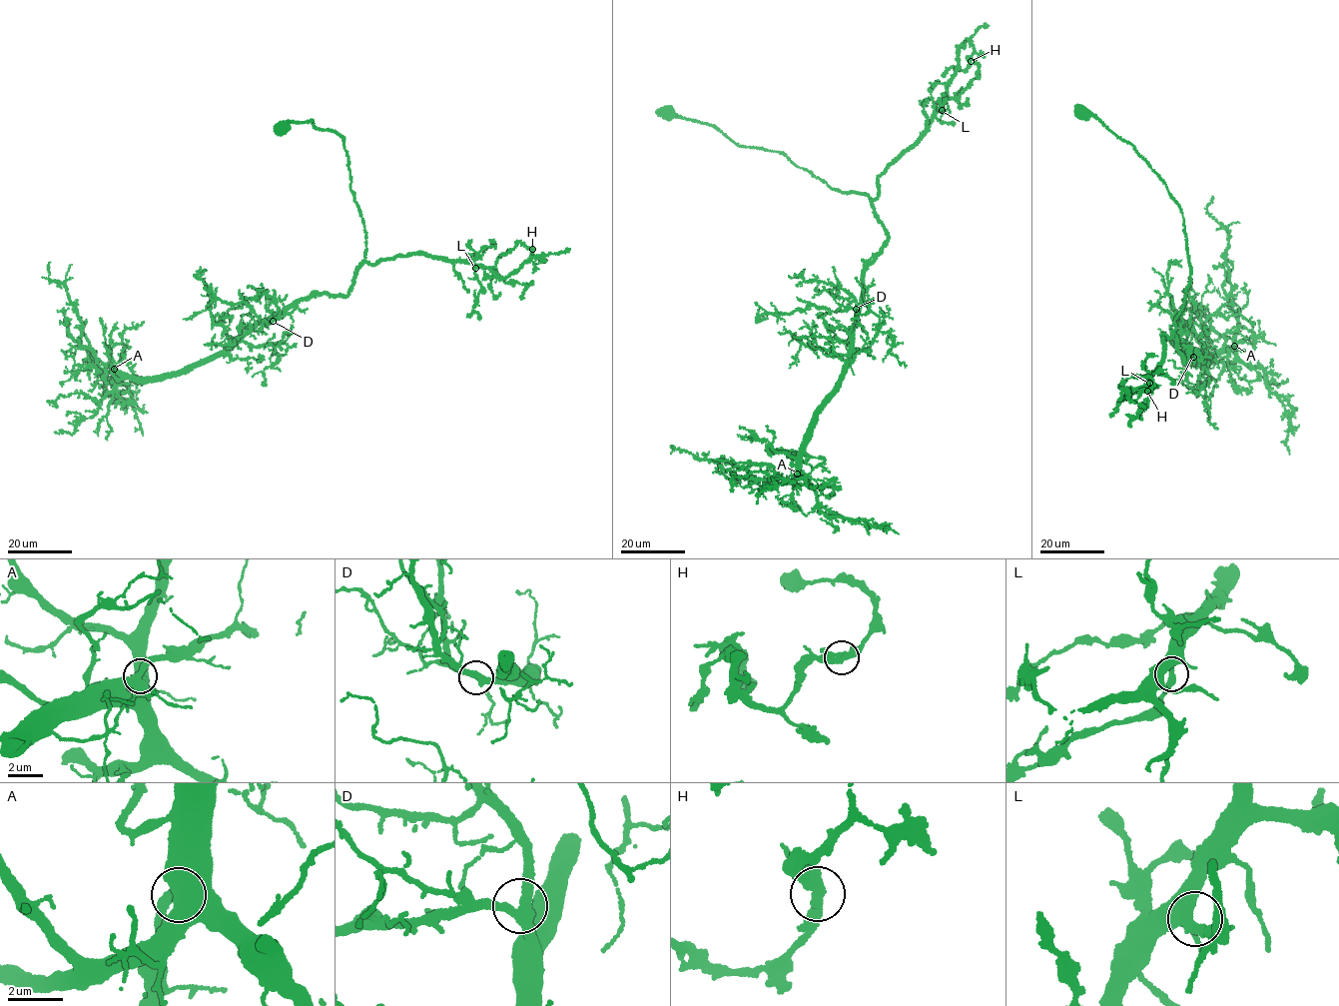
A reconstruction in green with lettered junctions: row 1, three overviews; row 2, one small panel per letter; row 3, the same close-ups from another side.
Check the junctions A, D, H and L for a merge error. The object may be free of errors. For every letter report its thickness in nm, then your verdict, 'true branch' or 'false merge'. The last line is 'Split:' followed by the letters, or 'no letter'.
A: 550 nm | true branch
D: 360 nm | true branch
H: 440 nm | true branch
L: 360 nm | true branch
Split: no letter

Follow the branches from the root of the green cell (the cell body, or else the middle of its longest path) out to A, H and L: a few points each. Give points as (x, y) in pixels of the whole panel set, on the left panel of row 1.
A: (282, 129), (311, 120), (343, 139), (365, 235), (349, 293), (313, 293), (177, 372), (149, 379), (114, 369)
H: (282, 129), (311, 120), (343, 139), (371, 265), (422, 253), (504, 277), (531, 258), (542, 260), (532, 249)
L: (282, 129), (311, 120), (343, 139), (371, 265), (422, 253), (475, 268)

